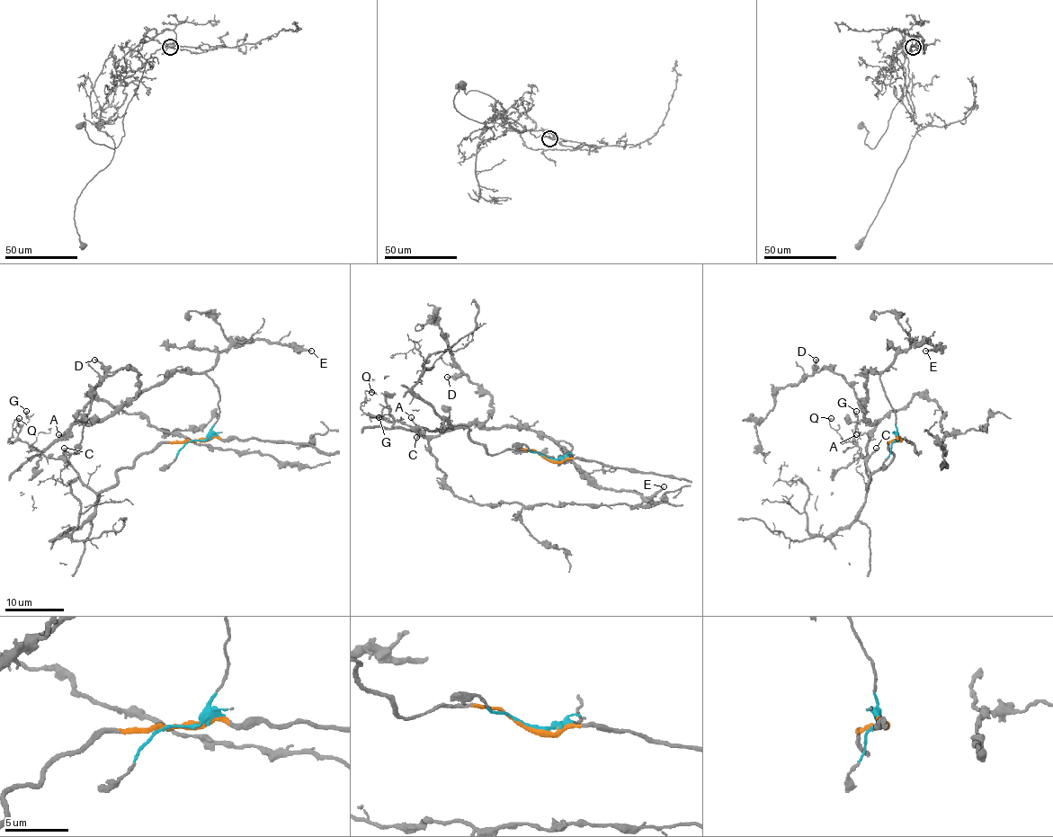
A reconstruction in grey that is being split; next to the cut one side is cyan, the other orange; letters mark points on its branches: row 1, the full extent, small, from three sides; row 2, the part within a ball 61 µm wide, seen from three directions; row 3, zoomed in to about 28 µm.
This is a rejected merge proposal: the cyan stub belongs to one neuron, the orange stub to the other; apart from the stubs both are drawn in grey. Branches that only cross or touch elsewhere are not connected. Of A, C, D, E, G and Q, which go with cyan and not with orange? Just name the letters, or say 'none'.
A, D, E

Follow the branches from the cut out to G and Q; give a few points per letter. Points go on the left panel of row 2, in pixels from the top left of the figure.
G: (194, 440), (159, 443), (122, 467), (115, 484), (93, 492), (66, 462), (43, 456), (18, 437), (27, 411)
Q: (194, 440), (159, 443), (122, 467), (115, 484), (93, 492), (66, 462), (23, 441), (7, 441), (19, 418)

